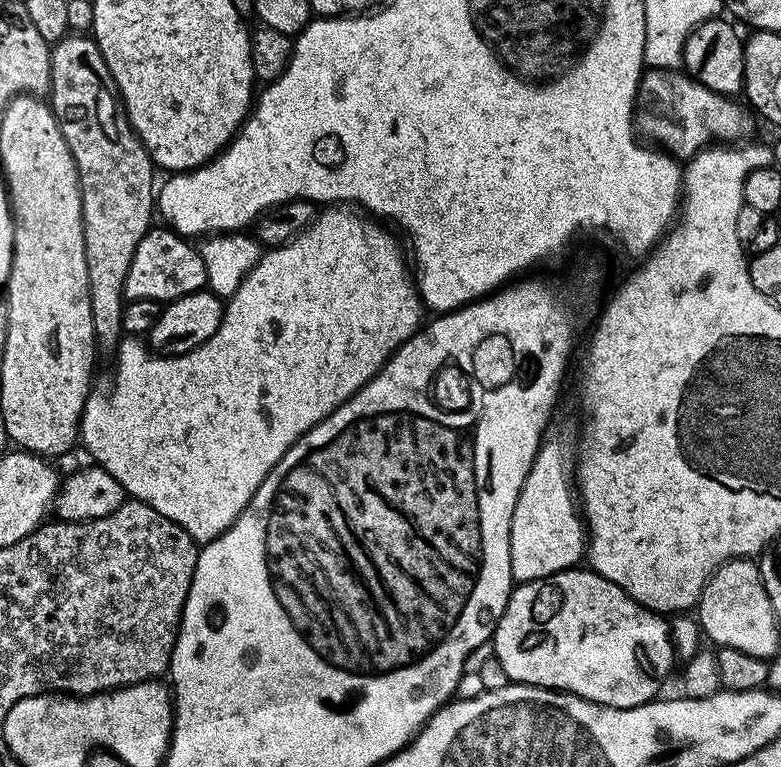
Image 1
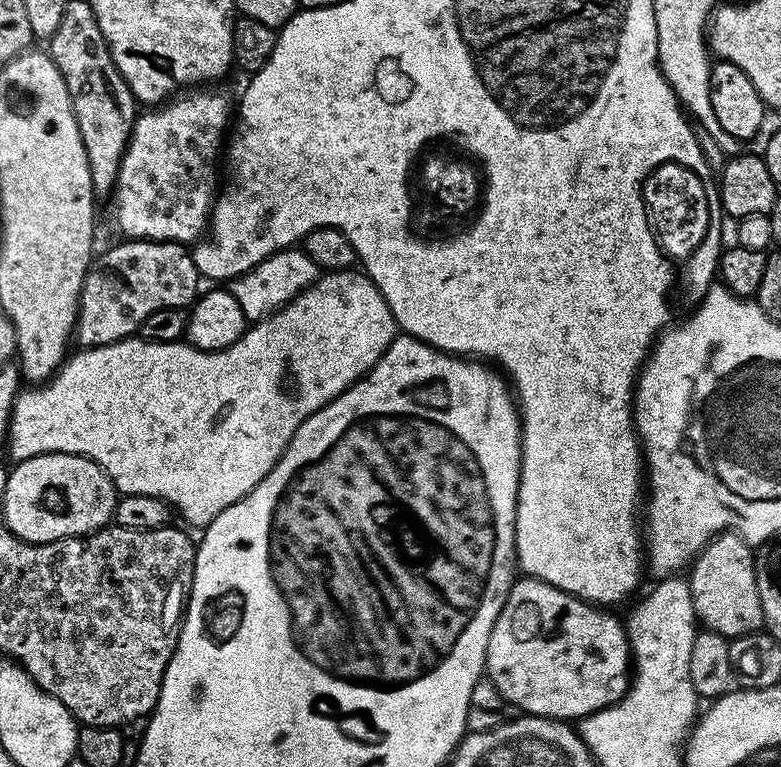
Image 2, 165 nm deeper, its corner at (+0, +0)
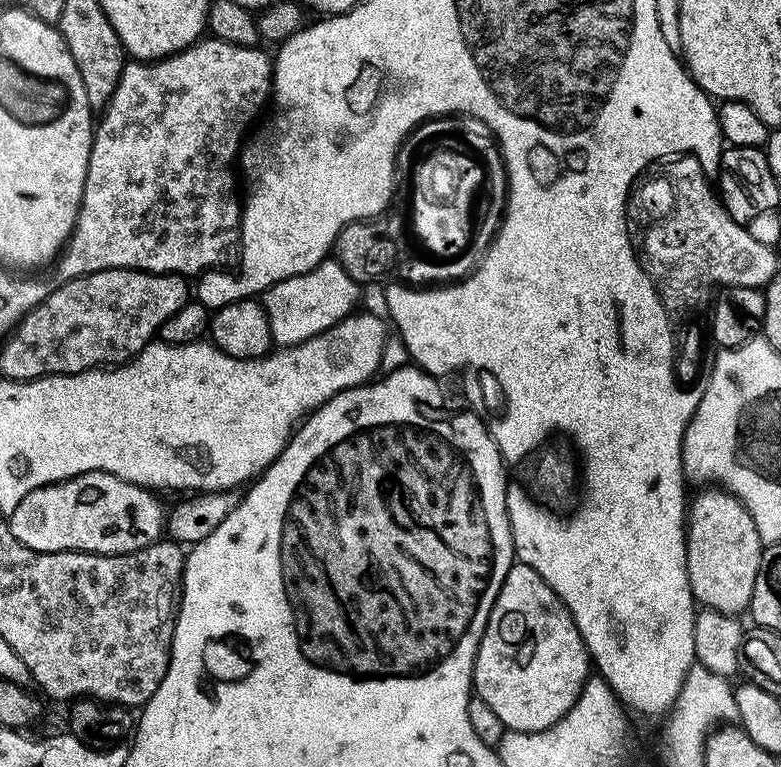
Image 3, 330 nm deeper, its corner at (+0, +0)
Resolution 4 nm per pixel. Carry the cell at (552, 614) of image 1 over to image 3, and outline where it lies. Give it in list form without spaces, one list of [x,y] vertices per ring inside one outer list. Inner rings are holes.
[[[513,563],[490,610],[490,618],[476,651],[476,661],[472,667],[475,695],[480,696],[482,702],[486,702],[486,706],[498,714],[498,718],[502,718],[505,729],[526,732],[546,730],[578,702],[584,681],[589,675],[588,647],[584,644],[570,610],[531,566]]]

